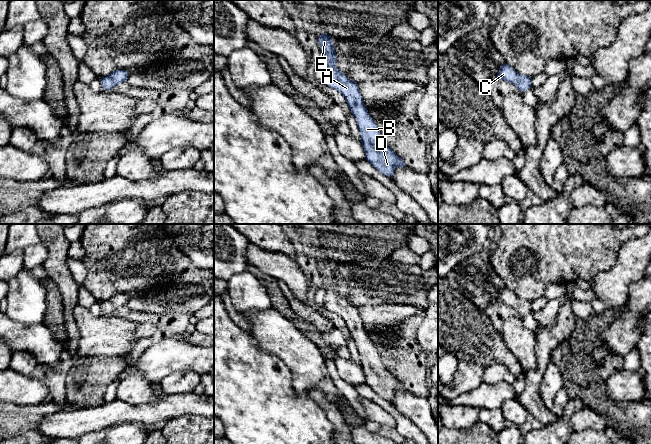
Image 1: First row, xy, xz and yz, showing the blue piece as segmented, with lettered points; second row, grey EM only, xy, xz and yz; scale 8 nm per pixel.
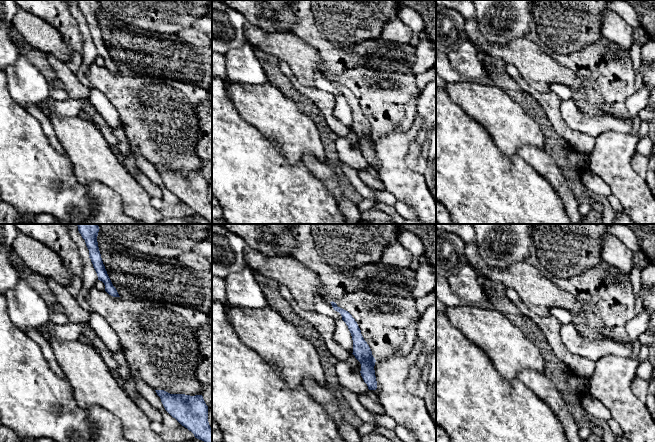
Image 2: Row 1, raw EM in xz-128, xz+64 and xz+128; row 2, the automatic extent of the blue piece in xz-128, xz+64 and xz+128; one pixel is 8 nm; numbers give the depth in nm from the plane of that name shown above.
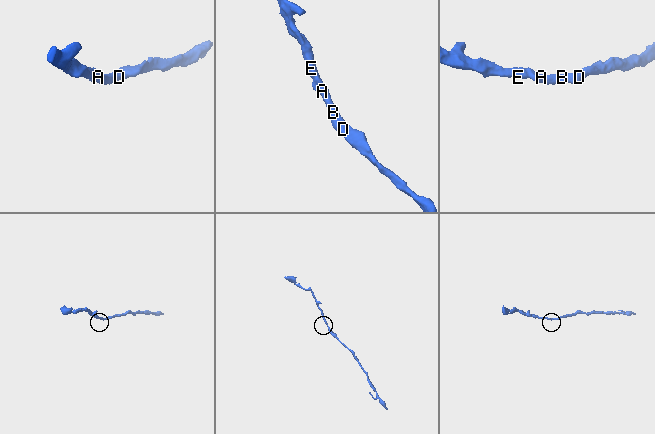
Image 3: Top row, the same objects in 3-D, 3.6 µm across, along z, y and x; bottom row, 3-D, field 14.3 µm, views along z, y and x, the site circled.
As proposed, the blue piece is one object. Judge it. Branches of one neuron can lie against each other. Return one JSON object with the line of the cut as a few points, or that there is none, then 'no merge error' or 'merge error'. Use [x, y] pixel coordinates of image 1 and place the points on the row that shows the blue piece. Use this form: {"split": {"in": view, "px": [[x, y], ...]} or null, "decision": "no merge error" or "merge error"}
{"split": null, "decision": "no merge error"}

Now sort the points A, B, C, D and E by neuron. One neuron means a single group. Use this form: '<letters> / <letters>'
A B C D E

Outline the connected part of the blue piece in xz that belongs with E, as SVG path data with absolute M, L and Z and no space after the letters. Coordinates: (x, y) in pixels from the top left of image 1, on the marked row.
M323 33L318 38L318 43L322 56L327 63L325 73L327 85L345 97L359 127L366 160L380 173L390 178L397 167L406 167L403 159L381 137L376 123L364 104L358 84L350 80L336 67L337 55L332 38Z

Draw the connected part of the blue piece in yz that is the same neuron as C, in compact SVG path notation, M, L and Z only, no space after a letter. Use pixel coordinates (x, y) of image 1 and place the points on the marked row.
M506 63L500 67L495 79L501 79L514 84L515 87L522 92L532 88L530 77L518 74L510 65Z

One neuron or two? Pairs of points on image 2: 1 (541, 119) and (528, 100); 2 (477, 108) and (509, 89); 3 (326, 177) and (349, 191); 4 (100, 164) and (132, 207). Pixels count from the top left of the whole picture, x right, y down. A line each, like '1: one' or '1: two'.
1: one
2: two
3: two
4: one

